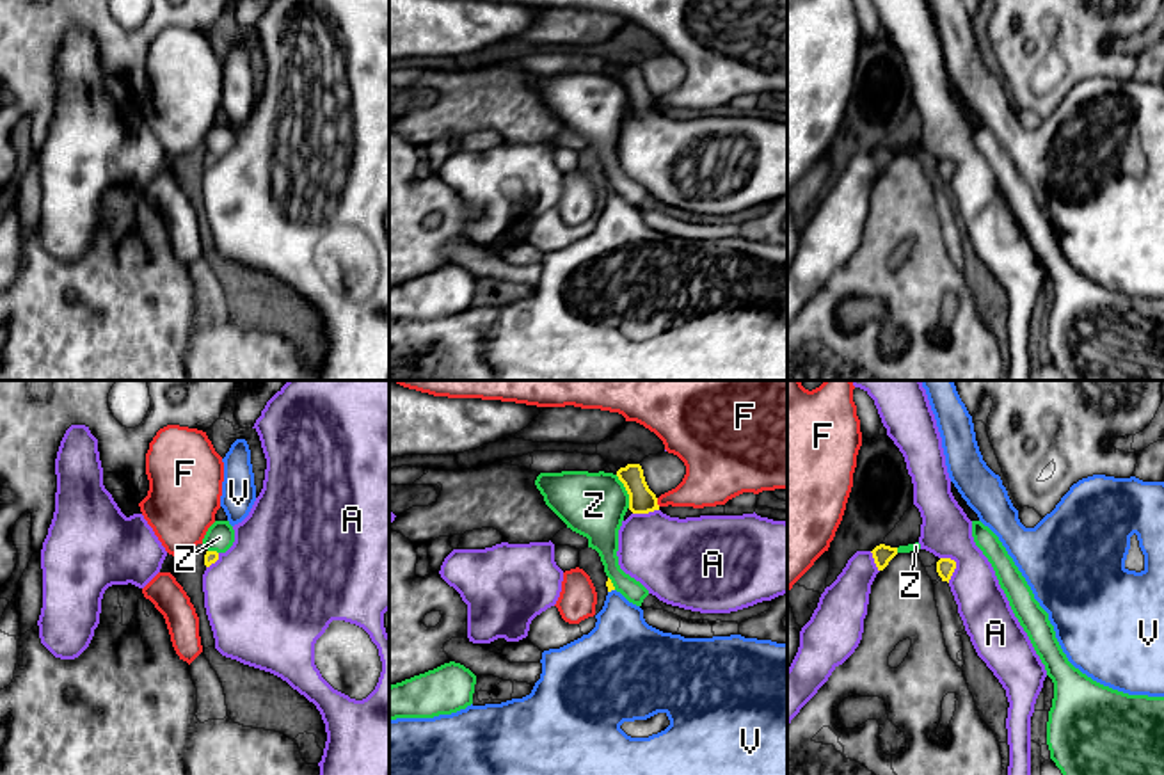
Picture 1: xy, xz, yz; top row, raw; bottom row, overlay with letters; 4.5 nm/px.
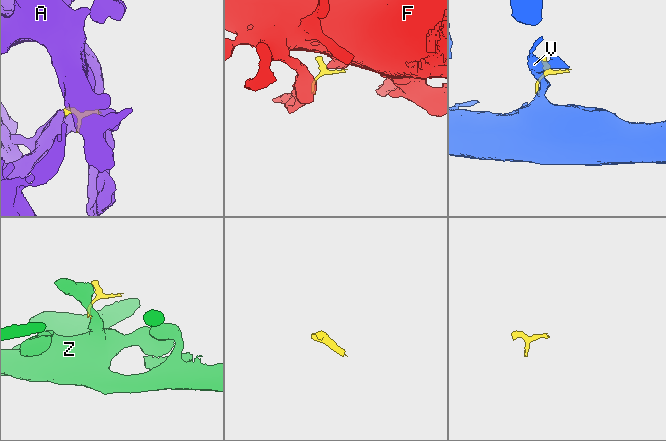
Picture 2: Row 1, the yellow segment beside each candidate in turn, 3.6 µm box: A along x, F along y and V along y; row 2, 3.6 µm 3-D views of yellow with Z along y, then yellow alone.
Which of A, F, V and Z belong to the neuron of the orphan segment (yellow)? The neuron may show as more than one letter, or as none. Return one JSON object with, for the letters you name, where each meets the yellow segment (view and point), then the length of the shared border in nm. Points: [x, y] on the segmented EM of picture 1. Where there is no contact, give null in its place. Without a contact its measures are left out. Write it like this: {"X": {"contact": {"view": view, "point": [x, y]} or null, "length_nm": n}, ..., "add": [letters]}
{"V": {"contact": {"view": "xz", "point": [610, 591]}, "length_nm": 40}, "add": ["V"]}

